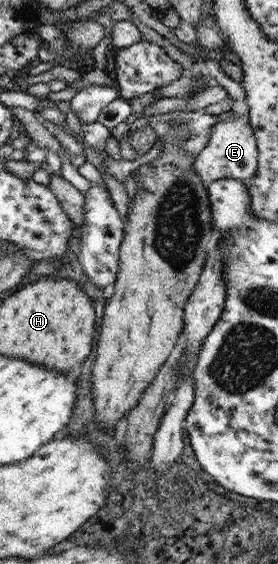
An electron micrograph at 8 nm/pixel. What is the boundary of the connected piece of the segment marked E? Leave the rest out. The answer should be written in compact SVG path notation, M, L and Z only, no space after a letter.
M220 114L222 119L214 124L211 129L210 140L208 145L194 159L193 169L201 178L204 185L214 184L218 179L240 179L241 181L253 180L257 174L258 153L257 142L254 131L250 127L249 118L242 116L228 117L225 114Z

